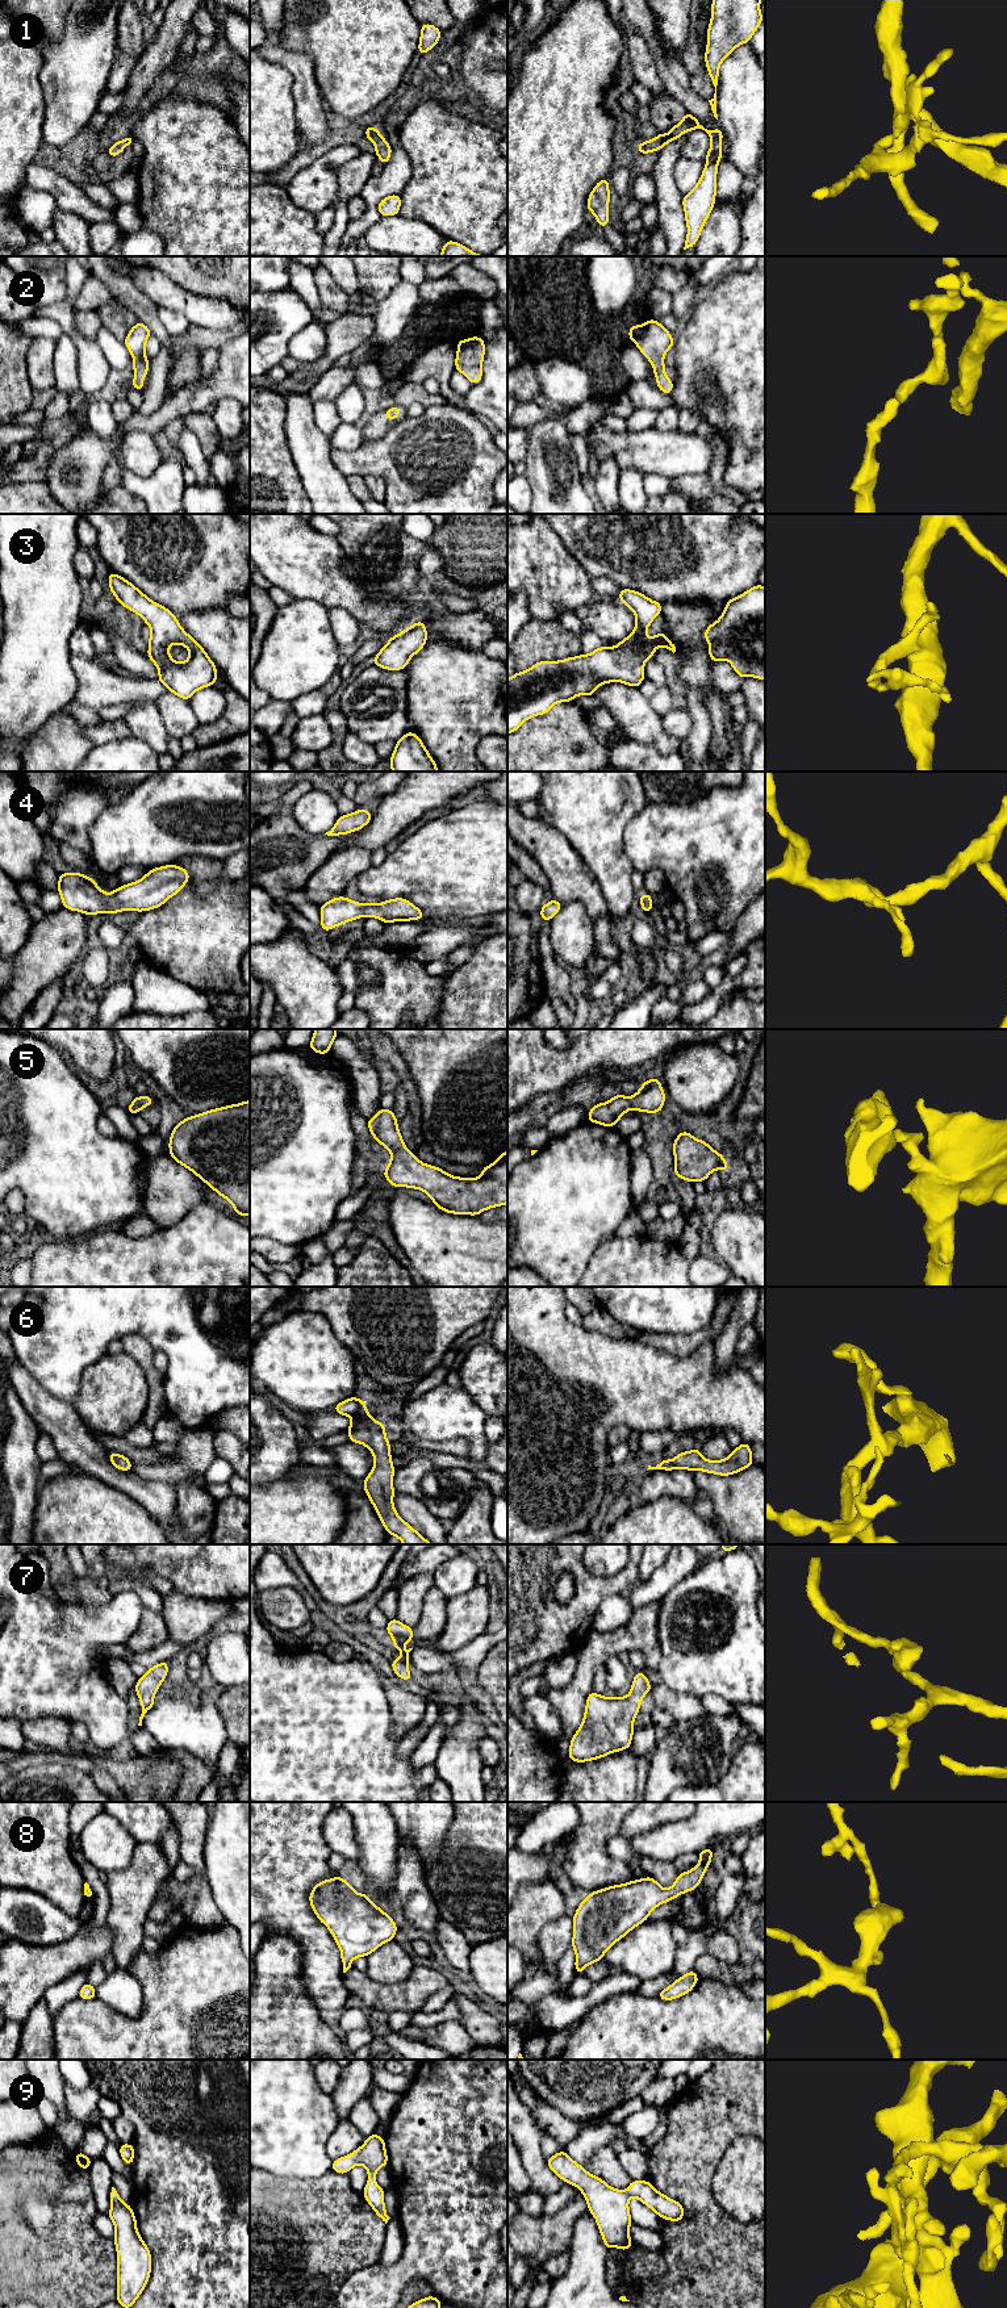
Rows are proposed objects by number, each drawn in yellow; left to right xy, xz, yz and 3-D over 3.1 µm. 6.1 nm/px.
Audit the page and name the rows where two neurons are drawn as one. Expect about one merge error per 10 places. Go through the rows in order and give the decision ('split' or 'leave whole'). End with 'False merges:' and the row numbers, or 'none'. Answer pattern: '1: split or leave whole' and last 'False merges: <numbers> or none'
1: leave whole
2: leave whole
3: leave whole
4: leave whole
5: leave whole
6: leave whole
7: leave whole
8: leave whole
9: leave whole
False merges: none

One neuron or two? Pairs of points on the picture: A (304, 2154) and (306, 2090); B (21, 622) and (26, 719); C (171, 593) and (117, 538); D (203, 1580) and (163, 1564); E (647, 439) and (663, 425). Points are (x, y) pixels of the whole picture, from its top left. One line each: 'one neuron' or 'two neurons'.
A: one neuron
B: one neuron
C: one neuron
D: one neuron
E: two neurons

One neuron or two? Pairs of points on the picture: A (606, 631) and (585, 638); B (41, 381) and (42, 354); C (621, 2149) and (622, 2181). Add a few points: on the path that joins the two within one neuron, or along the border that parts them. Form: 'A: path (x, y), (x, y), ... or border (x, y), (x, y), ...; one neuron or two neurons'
A: border (585, 624), (601, 642); two neurons
B: path (41, 375), (42, 360); one neuron
C: border (609, 2145), (617, 2156), (619, 2165), (631, 2179); two neurons

